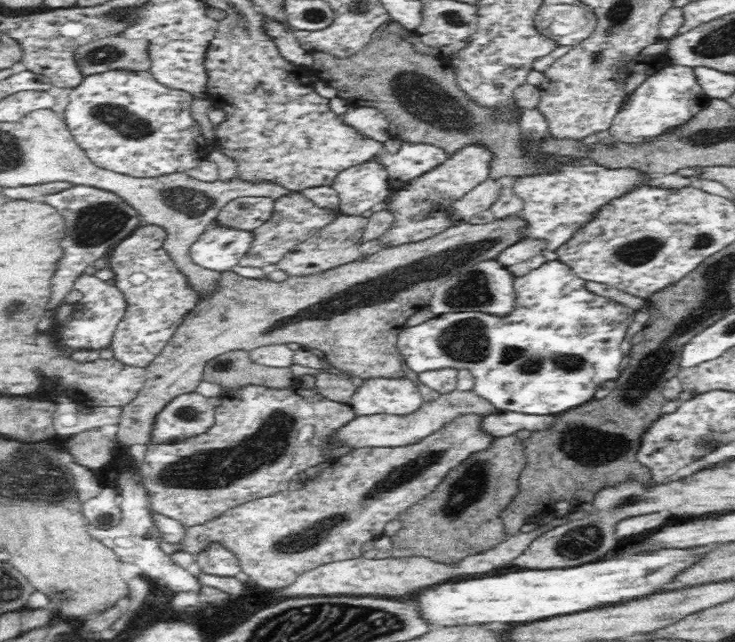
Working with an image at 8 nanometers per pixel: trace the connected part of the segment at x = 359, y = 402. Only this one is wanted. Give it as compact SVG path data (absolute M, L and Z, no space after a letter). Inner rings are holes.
M366 378L348 398L355 415L410 414L422 406L424 398L418 384L410 378Z

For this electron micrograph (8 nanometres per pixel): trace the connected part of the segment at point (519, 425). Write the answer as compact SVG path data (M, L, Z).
M502 412L482 417L478 429L490 438L502 438L526 428L530 431L542 430L552 422L552 415L534 416L516 412Z

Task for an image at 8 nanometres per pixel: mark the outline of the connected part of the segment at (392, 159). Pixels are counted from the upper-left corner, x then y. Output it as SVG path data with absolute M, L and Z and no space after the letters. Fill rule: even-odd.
M403 142L398 152L391 154L384 150L372 156L370 163L380 163L386 170L386 181L392 192L408 186L412 179L432 172L445 163L449 156L431 144Z

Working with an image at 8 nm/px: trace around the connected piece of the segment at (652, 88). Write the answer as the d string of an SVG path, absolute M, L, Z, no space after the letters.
M672 65L647 76L646 80L627 94L608 132L622 142L644 142L690 120L700 108L707 104L708 96L696 82L690 67Z

